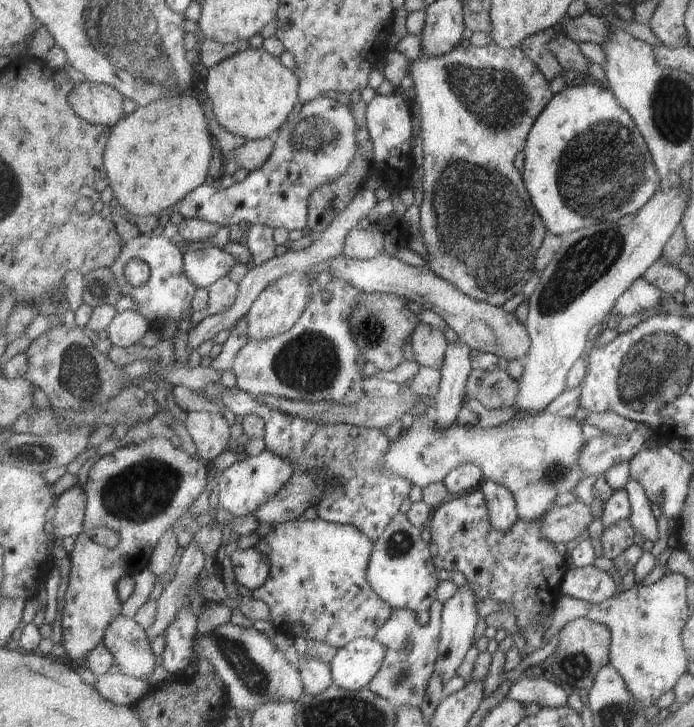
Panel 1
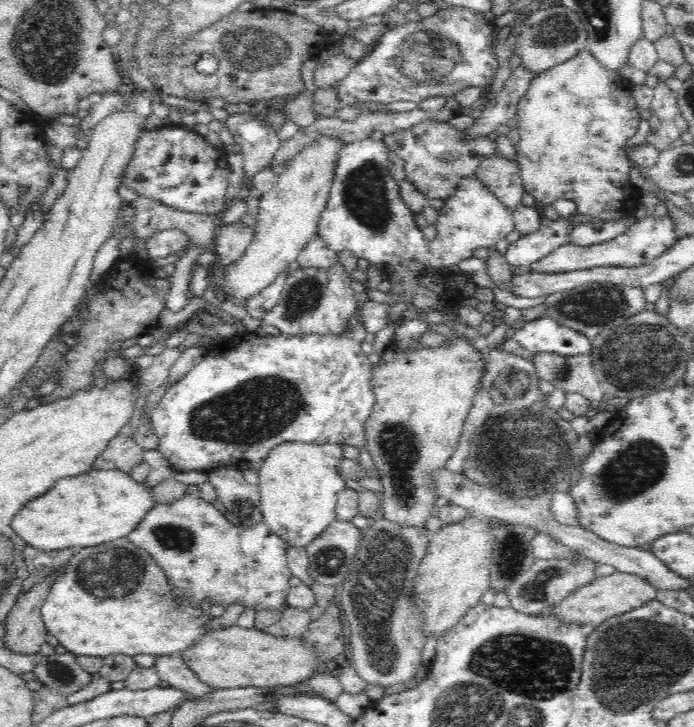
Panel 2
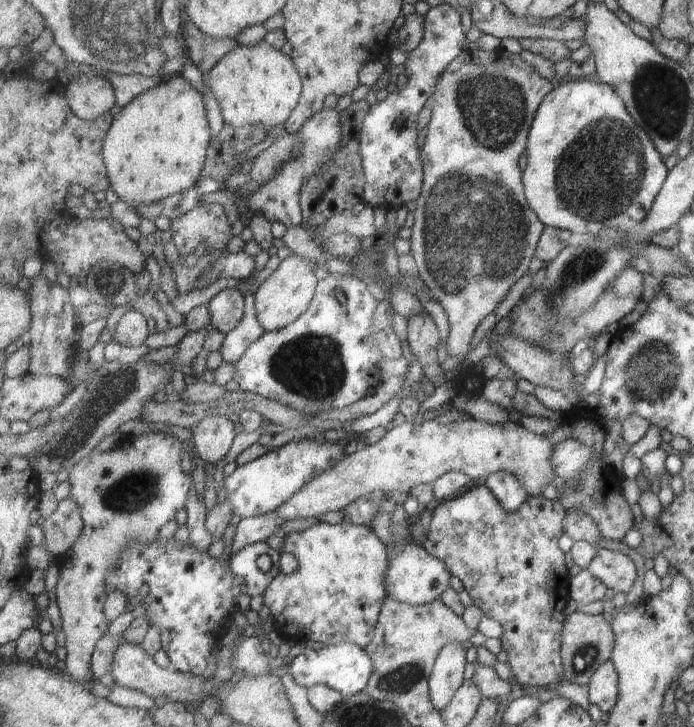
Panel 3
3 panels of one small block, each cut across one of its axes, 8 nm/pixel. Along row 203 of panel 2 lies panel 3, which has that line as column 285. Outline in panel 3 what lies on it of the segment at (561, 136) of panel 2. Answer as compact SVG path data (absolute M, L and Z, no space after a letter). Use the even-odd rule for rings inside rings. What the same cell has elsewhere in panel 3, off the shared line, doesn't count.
M343 521L318 523L302 532L292 532L283 537L282 552L293 554L298 567L291 574L279 573L264 594L264 604L271 610L275 631L288 641L312 640L323 645L353 643L361 648L371 644L376 626L387 597L388 552L379 536L369 527Z

